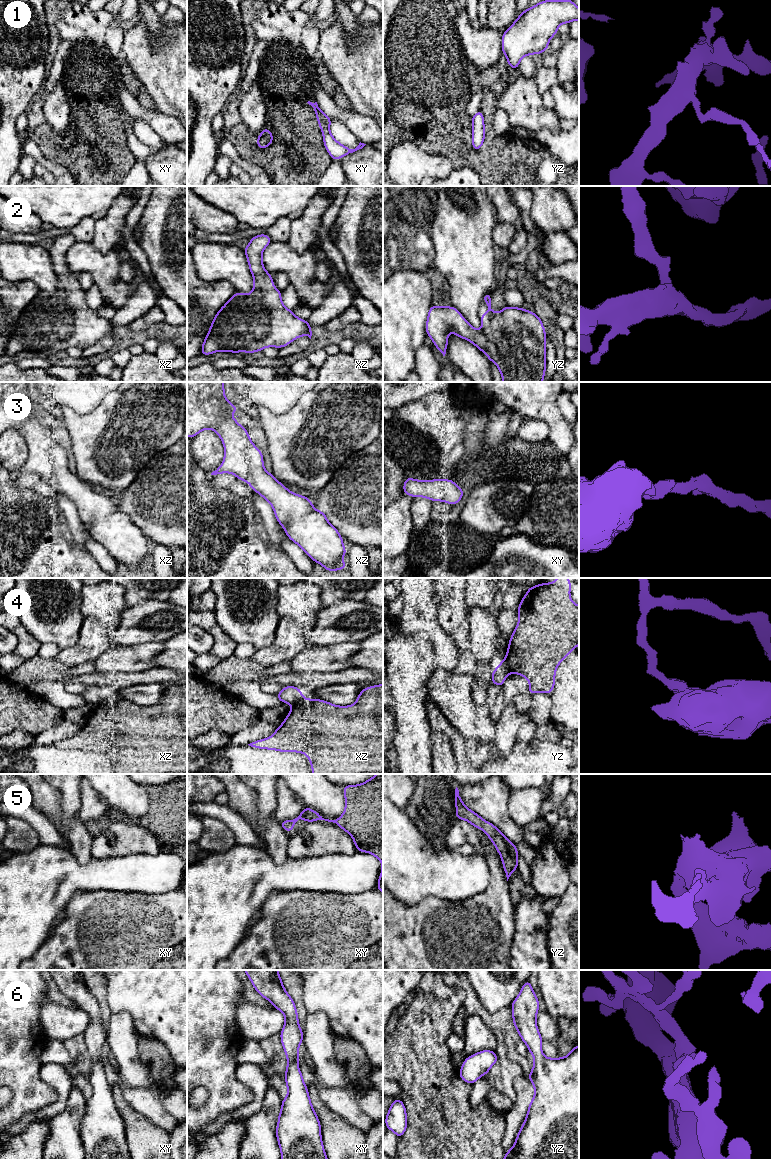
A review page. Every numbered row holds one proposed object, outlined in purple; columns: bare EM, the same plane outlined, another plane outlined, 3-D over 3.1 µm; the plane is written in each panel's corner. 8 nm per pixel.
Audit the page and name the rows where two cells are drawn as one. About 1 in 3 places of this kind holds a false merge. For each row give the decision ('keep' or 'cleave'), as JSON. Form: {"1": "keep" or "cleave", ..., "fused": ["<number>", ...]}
{"1": "keep", "2": "keep", "3": "keep", "4": "cleave", "5": "keep", "6": "keep", "fused": ["4"]}

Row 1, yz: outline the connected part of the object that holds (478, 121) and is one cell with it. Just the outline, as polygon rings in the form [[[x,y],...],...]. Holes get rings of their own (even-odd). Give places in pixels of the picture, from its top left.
[[[480,109],[472,117],[471,121],[473,123],[472,147],[477,151],[482,147],[485,138],[484,118]]]

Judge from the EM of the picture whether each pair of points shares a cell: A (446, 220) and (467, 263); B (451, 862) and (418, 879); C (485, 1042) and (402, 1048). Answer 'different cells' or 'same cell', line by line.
A: same cell
B: same cell
C: different cells

